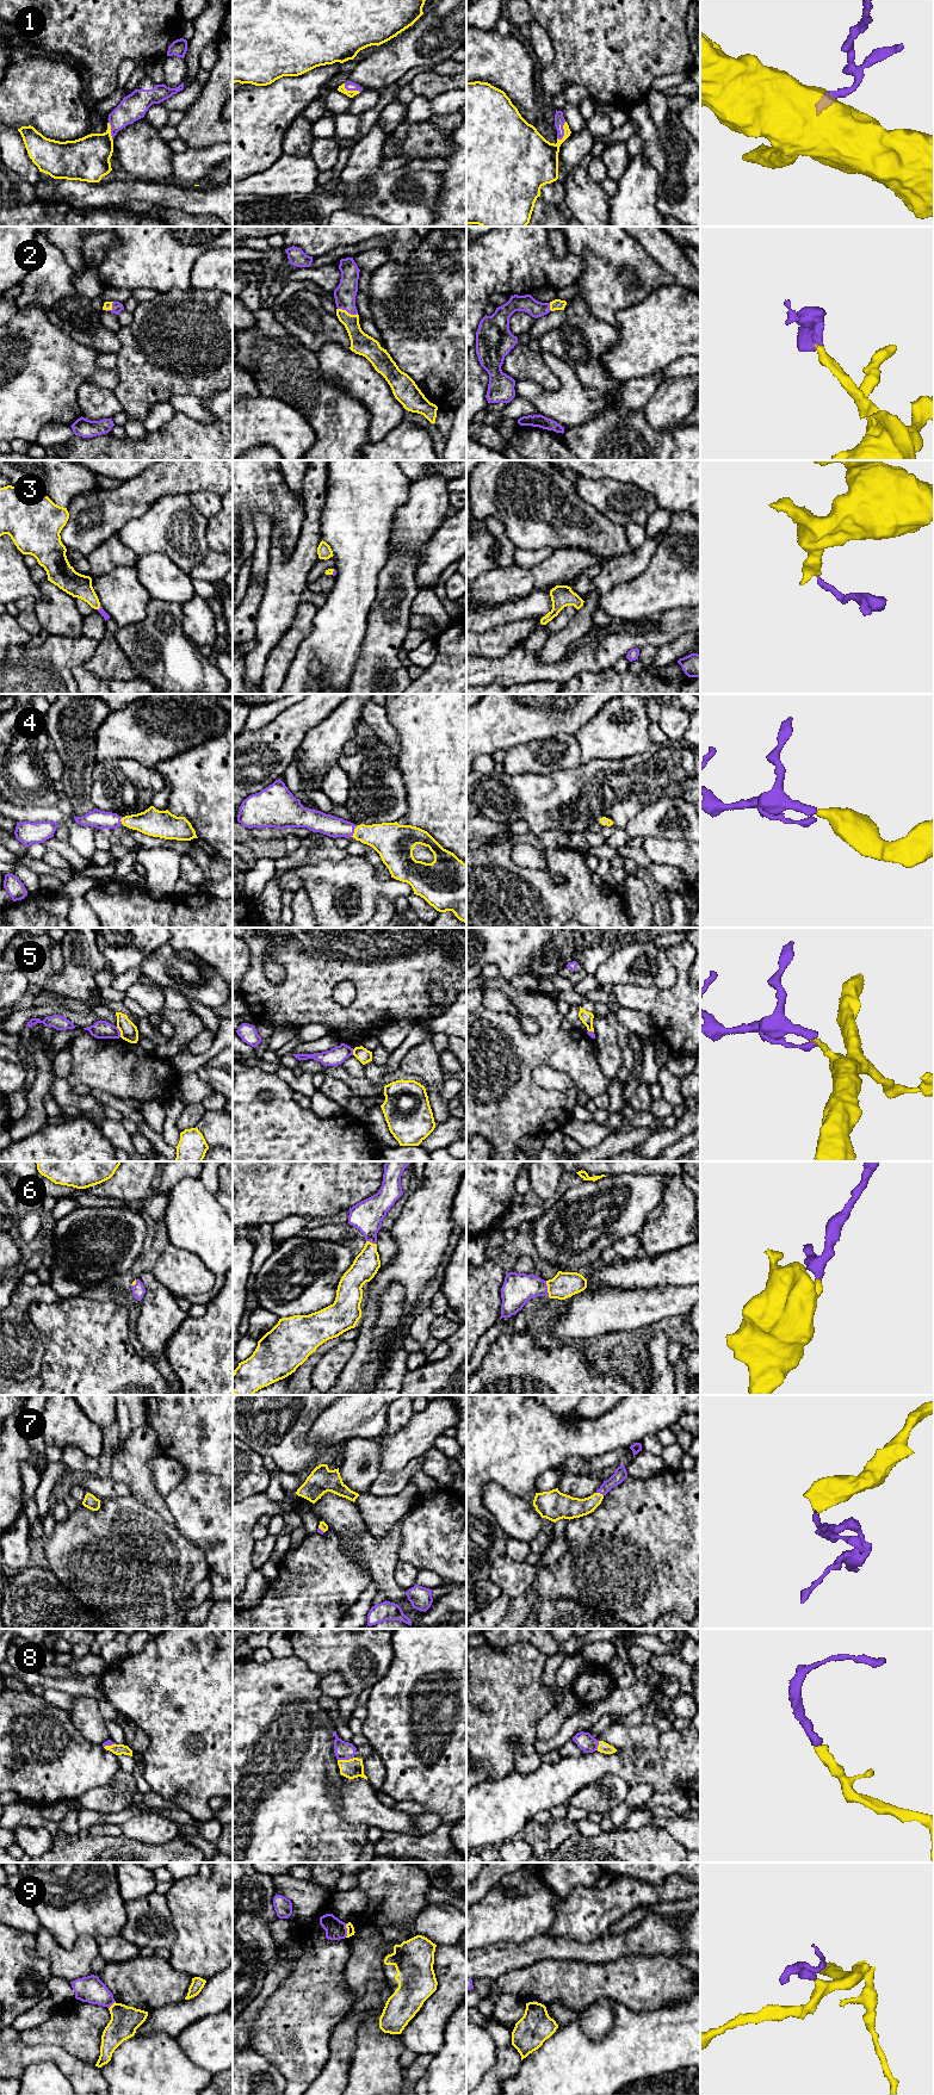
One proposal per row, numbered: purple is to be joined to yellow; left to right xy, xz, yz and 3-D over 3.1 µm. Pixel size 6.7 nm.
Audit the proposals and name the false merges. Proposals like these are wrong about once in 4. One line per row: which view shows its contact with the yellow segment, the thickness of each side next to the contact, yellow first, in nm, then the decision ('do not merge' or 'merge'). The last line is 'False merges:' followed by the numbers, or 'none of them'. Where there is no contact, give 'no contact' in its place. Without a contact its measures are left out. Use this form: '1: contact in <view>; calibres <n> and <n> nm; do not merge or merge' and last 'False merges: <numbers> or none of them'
1: contact in yz; calibres 260 and 70 nm; merge
2: contact in xz; calibres 150 and 150 nm; merge
3: contact in xy; calibres 160 and 40 nm; merge
4: contact in xz; calibres 240 and 140 nm; merge
5: contact in xy; calibres 120 and 130 nm; do not merge
6: contact in yz; calibres 180 and 200 nm; merge
7: contact in yz; calibres 160 and 90 nm; merge
8: contact in xz; calibres 130 and 130 nm; merge
9: contact in xz; calibres 50 and 140 nm; do not merge
False merges: 5, 9

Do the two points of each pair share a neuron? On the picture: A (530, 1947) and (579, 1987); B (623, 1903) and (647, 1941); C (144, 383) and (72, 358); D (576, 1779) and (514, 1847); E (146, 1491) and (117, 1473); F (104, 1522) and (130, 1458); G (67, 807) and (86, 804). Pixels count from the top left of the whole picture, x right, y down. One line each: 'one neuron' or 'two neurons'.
A: two neurons
B: two neurons
C: two neurons
D: two neurons
E: one neuron
F: two neurons
G: two neurons

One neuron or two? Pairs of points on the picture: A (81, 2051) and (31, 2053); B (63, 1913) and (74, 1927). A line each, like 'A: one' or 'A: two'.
A: two
B: one

